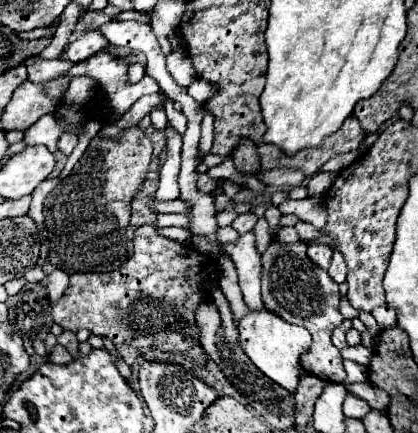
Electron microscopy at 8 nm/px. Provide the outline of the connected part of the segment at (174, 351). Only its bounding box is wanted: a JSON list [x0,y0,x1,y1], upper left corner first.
[52,224,220,366]

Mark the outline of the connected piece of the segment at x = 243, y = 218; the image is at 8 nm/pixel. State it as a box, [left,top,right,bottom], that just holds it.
[232,212,258,234]

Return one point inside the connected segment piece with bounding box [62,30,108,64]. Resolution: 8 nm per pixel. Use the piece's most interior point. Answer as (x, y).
(91, 42)

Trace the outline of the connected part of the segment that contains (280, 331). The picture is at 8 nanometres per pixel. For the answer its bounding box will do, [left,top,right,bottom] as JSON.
[238,308,312,392]

